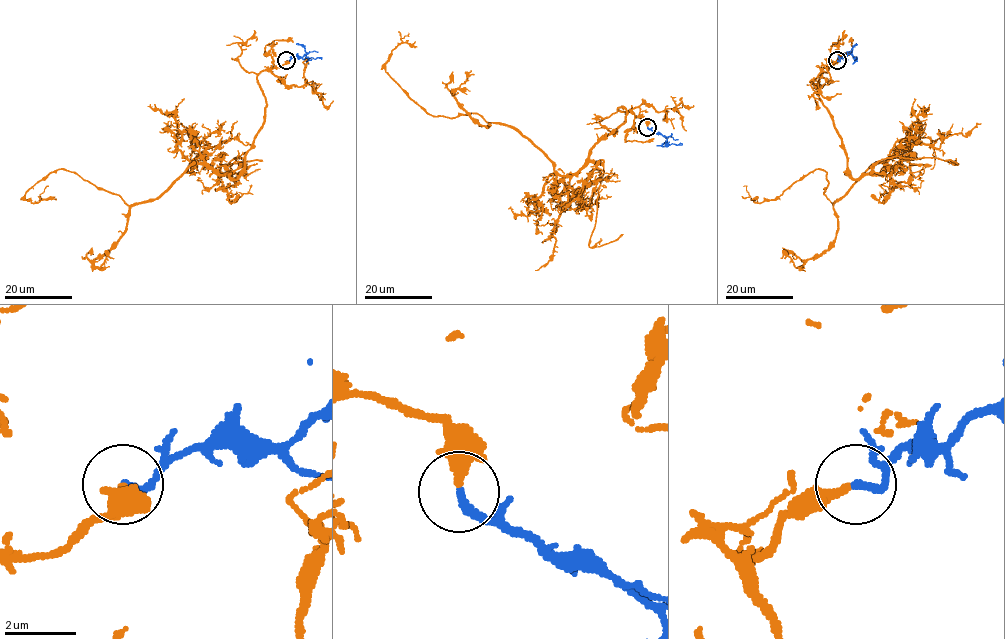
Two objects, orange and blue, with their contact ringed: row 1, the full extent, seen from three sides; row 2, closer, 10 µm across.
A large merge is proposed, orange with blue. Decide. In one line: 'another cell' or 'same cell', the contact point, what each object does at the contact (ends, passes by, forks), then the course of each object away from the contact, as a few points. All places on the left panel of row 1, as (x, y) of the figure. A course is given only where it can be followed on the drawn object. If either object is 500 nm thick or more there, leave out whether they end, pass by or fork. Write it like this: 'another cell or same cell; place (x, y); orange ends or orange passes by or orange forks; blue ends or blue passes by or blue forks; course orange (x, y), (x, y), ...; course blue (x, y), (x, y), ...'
same cell; place (286, 60); orange ends; blue ends; course orange (287, 60), (257, 76), (265, 117), (237, 178), (192, 163), (132, 205), (57, 169), (24, 199), (48, 186); course blue (287, 60), (306, 53), (308, 58), (321, 59)

